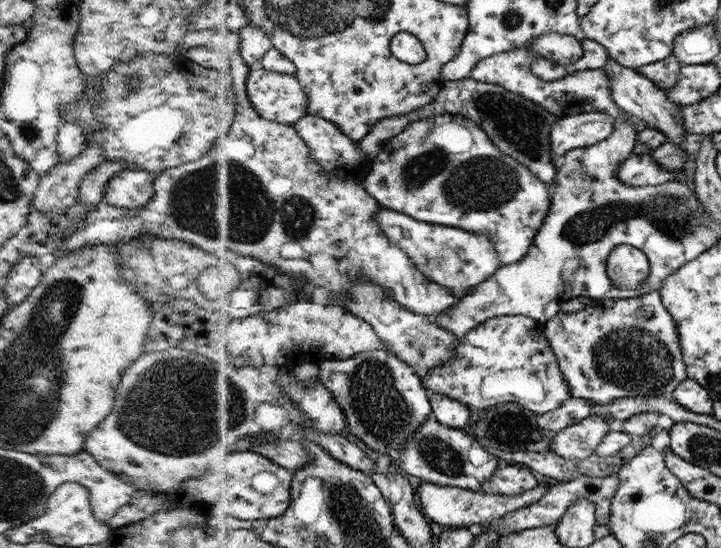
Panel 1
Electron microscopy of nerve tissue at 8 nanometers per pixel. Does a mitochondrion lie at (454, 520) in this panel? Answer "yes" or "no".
no

